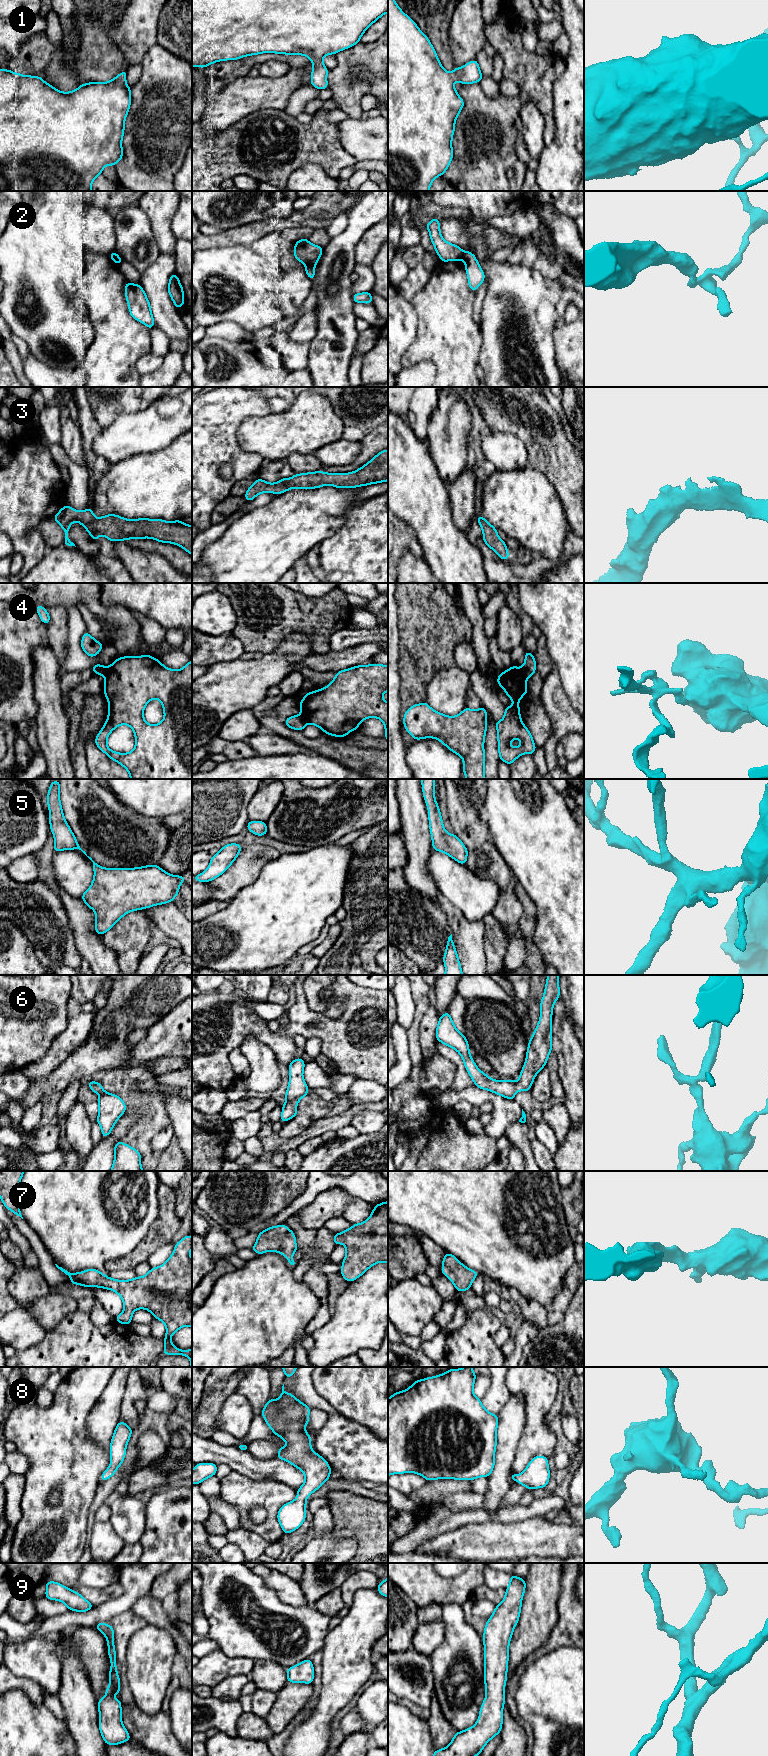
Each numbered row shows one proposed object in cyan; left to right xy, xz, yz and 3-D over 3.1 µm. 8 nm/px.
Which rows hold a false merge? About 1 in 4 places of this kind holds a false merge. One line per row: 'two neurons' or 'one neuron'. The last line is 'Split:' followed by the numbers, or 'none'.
1: one neuron
2: two neurons
3: one neuron
4: two neurons
5: one neuron
6: one neuron
7: one neuron
8: one neuron
9: one neuron
Split: 2, 4

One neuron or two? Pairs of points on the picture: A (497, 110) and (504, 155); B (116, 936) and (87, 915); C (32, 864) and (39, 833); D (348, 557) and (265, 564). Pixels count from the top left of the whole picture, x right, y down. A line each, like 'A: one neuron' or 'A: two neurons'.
A: one neuron
B: two neurons
C: two neurons
D: two neurons

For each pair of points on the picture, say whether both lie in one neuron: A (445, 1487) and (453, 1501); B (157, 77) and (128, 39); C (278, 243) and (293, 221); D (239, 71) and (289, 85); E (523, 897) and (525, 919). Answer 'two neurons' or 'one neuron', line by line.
A: two neurons
B: two neurons
C: two neurons
D: two neurons
E: one neuron

